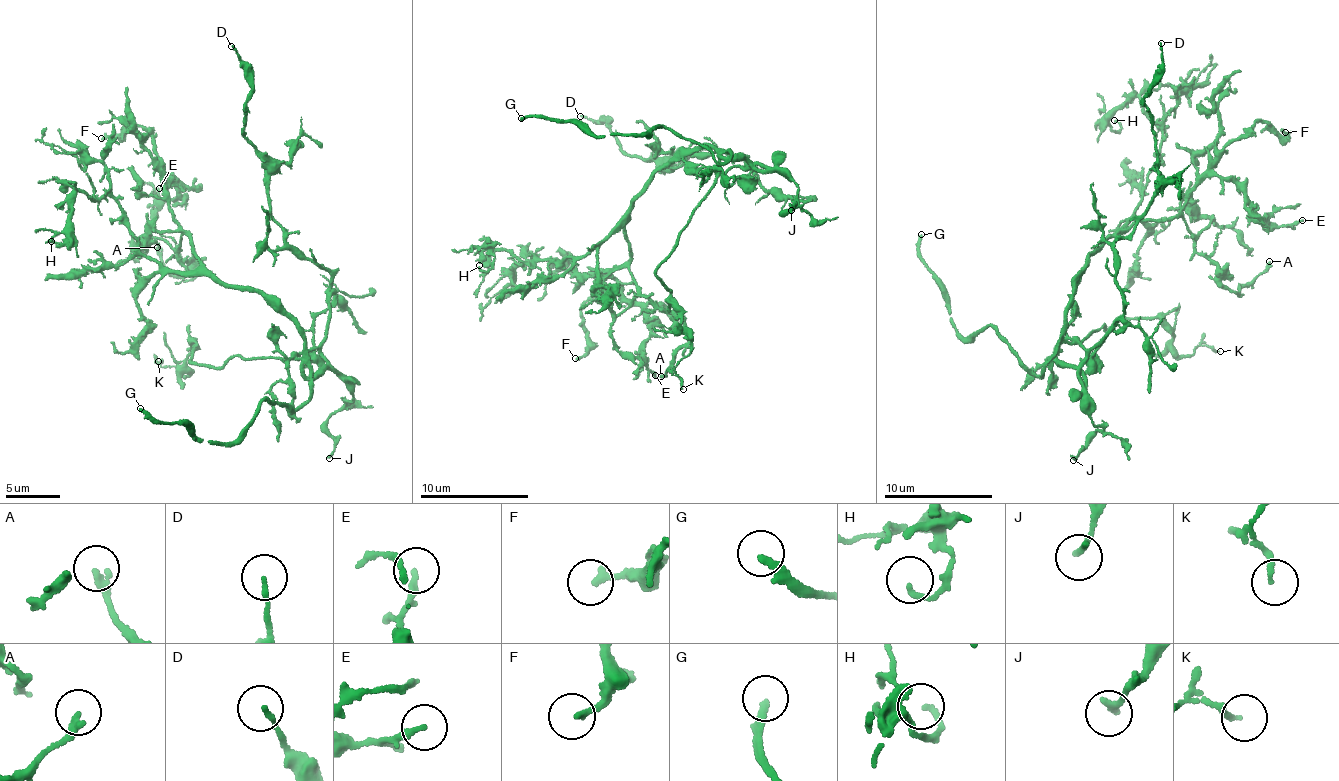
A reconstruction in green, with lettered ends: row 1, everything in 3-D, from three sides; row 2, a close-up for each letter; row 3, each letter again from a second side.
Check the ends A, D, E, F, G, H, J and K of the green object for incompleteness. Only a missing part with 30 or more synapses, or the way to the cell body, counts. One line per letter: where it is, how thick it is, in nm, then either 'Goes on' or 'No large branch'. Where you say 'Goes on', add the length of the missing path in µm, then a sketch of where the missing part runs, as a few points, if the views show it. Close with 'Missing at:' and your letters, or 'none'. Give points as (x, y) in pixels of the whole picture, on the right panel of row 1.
A: Place: (1269, 261). Thickness 240 nm. No large branch
D: Place: (1161, 43). Thickness 130 nm. No large branch
E: Place: (1302, 220). Thickness 200 nm. No large branch
F: Place: (1285, 132). Thickness 200 nm. No large branch
G: Place: (921, 234). Thickness 240 nm. Goes on. Missing length about 30 µm
H: Place: (1114, 120). Thickness 150 nm. No large branch
J: Place: (1073, 460). Thickness 220 nm. No large branch
K: Place: (1220, 351). Thickness 160 nm. No large branch
Missing at: G

